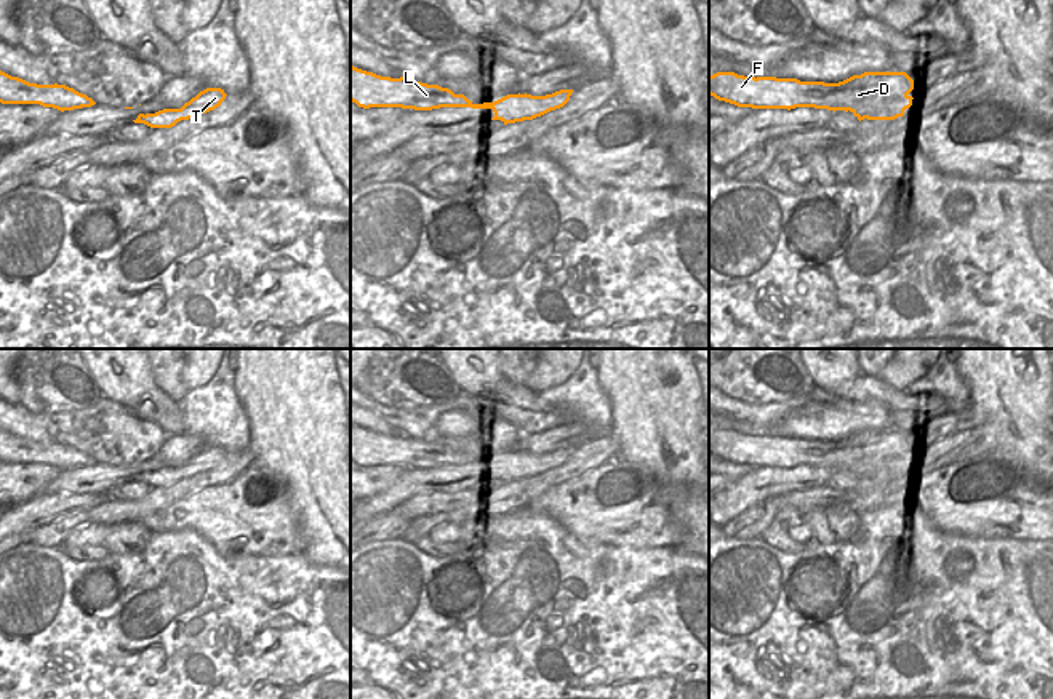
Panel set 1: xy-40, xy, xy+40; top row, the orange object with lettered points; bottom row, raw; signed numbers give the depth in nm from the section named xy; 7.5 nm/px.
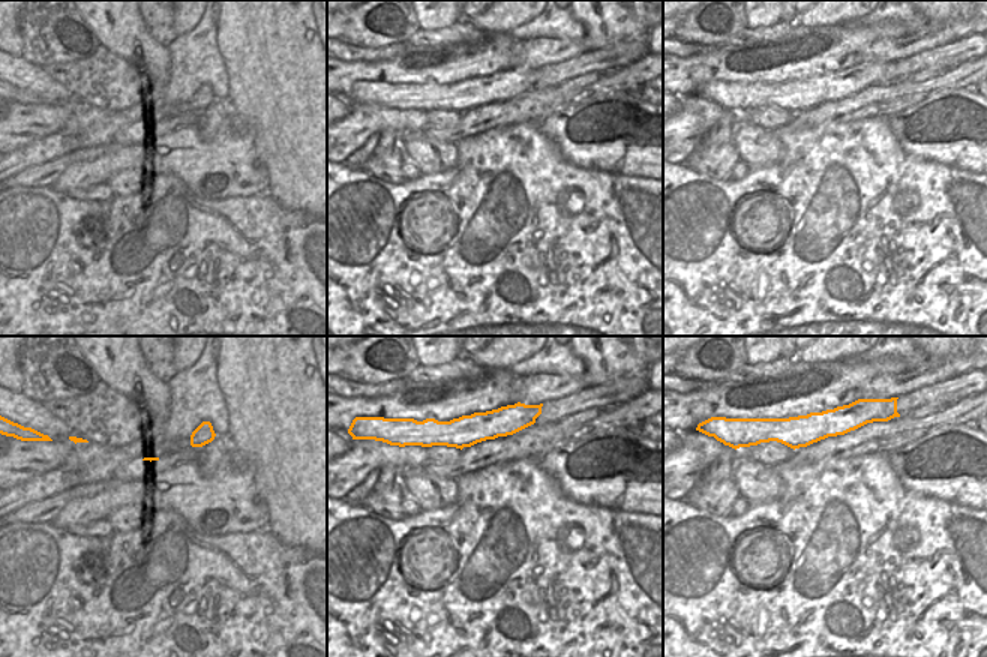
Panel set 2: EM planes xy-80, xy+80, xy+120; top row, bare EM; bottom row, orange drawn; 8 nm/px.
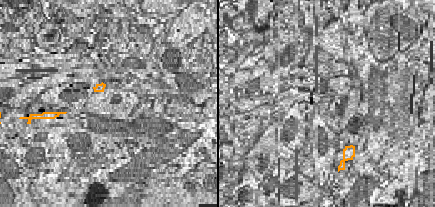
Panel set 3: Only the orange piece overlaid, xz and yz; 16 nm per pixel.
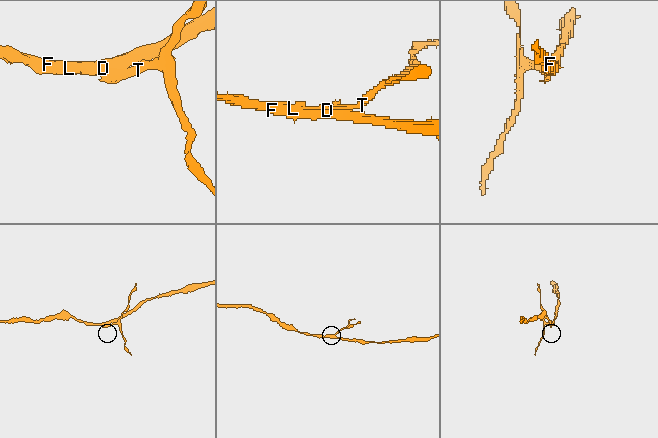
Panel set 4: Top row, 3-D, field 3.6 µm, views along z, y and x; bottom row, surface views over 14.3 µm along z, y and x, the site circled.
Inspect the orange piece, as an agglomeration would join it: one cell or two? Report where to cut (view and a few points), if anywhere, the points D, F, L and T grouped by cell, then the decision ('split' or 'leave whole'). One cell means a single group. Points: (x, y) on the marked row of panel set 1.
xy (541, 96), (540, 112), (514, 119), (498, 119) | D F L / T | split

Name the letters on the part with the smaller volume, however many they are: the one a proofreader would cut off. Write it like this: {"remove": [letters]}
{"remove": ["T"]}

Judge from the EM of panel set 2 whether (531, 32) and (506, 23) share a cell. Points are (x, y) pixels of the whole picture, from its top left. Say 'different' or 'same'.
different

